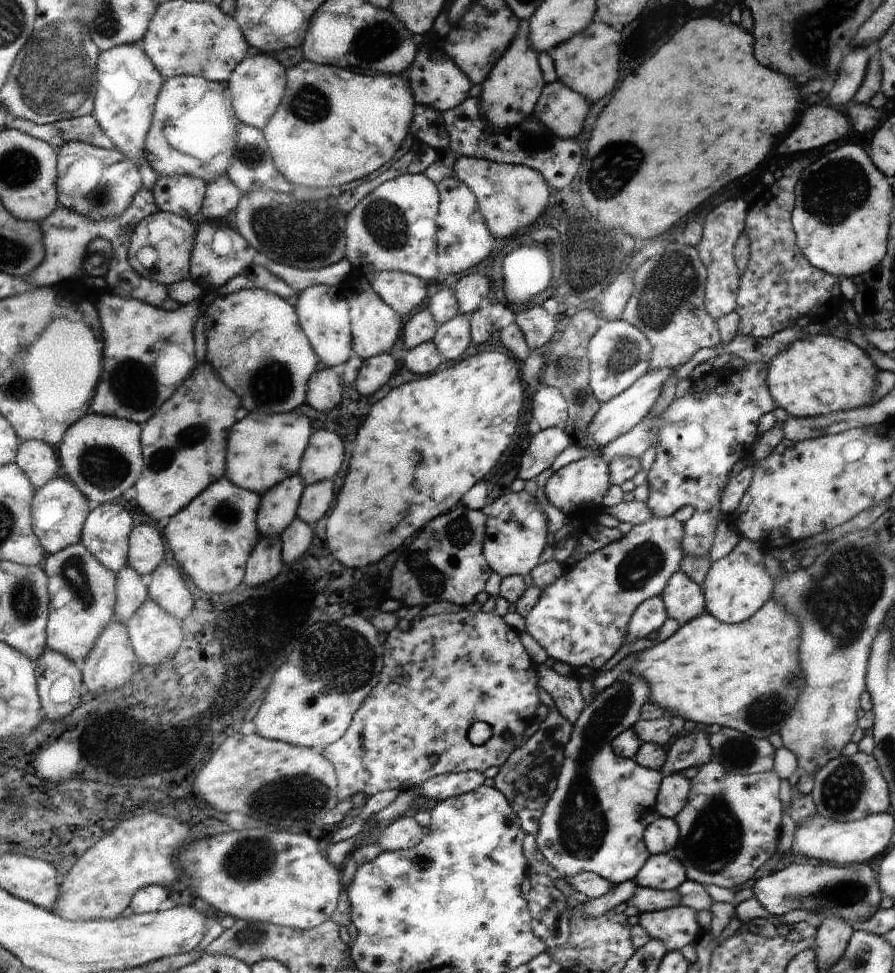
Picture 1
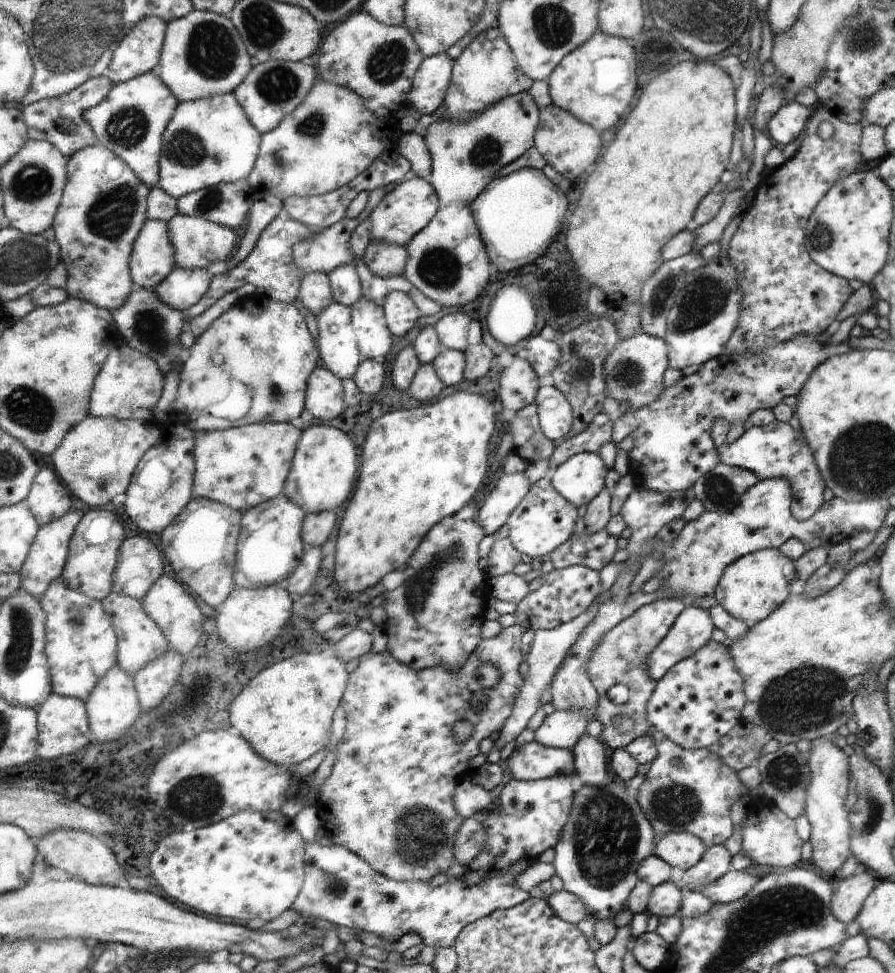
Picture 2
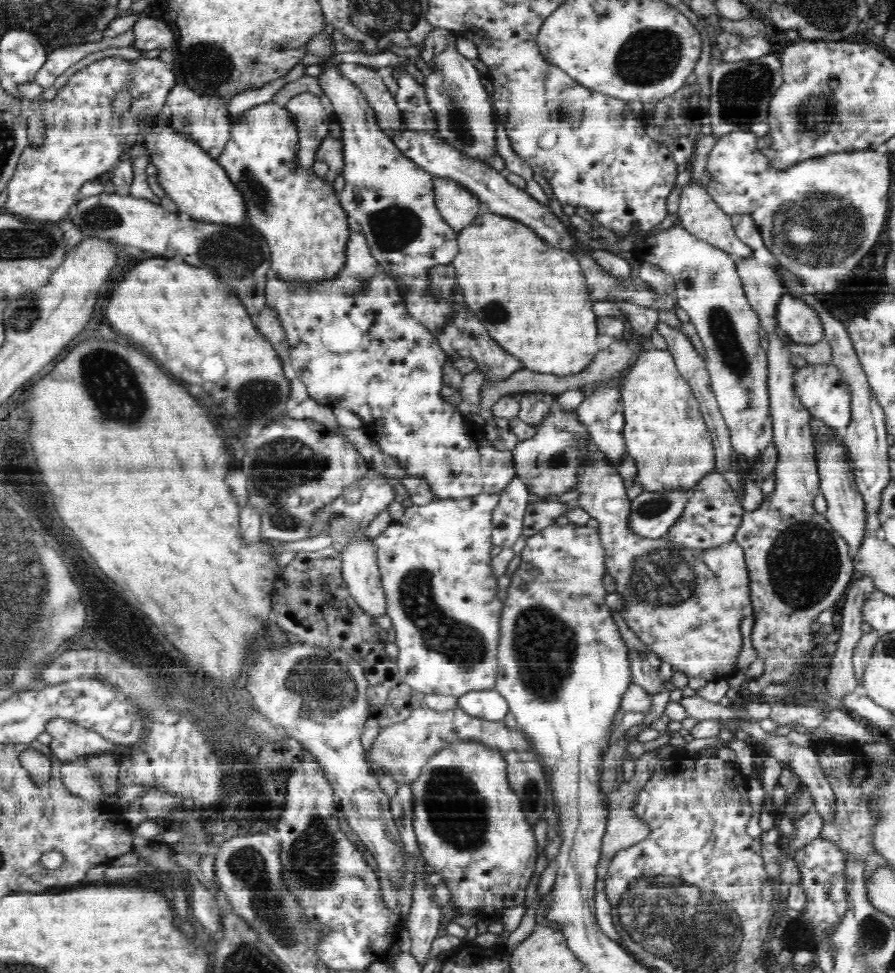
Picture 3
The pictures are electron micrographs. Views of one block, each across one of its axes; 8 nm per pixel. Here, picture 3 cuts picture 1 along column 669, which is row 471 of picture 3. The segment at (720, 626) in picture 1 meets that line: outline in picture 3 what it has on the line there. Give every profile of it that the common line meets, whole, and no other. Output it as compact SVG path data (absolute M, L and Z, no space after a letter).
M654 350L654 352L642 352L638 362L632 362L632 366L620 376L622 382L622 400L624 400L624 446L626 454L634 458L636 462L636 478L634 484L638 484L644 492L668 492L668 490L688 490L692 492L696 484L716 472L716 452L714 452L714 440L712 434L704 422L704 416L700 412L700 402L696 400L690 384L680 376L676 370L676 360L666 350Z

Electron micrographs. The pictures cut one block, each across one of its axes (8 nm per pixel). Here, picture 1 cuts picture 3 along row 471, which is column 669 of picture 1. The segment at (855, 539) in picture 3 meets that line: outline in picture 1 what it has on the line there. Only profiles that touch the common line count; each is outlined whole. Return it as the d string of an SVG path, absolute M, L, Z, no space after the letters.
M657 818L653 824L649 824L643 832L643 842L649 850L649 854L669 854L679 844L679 826L671 818Z

